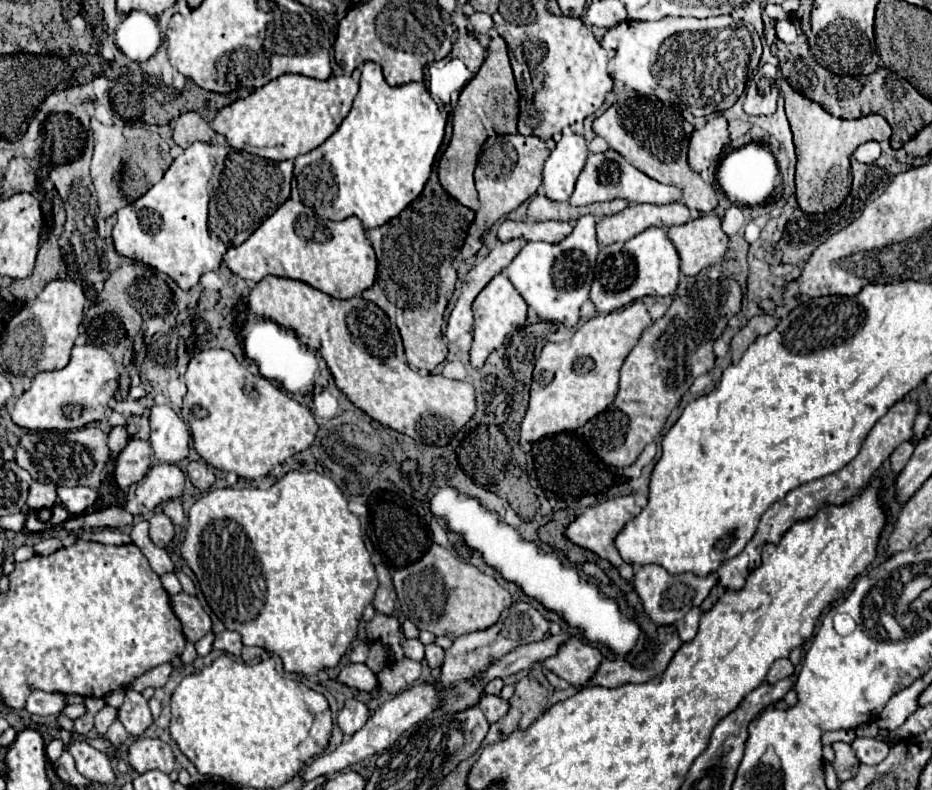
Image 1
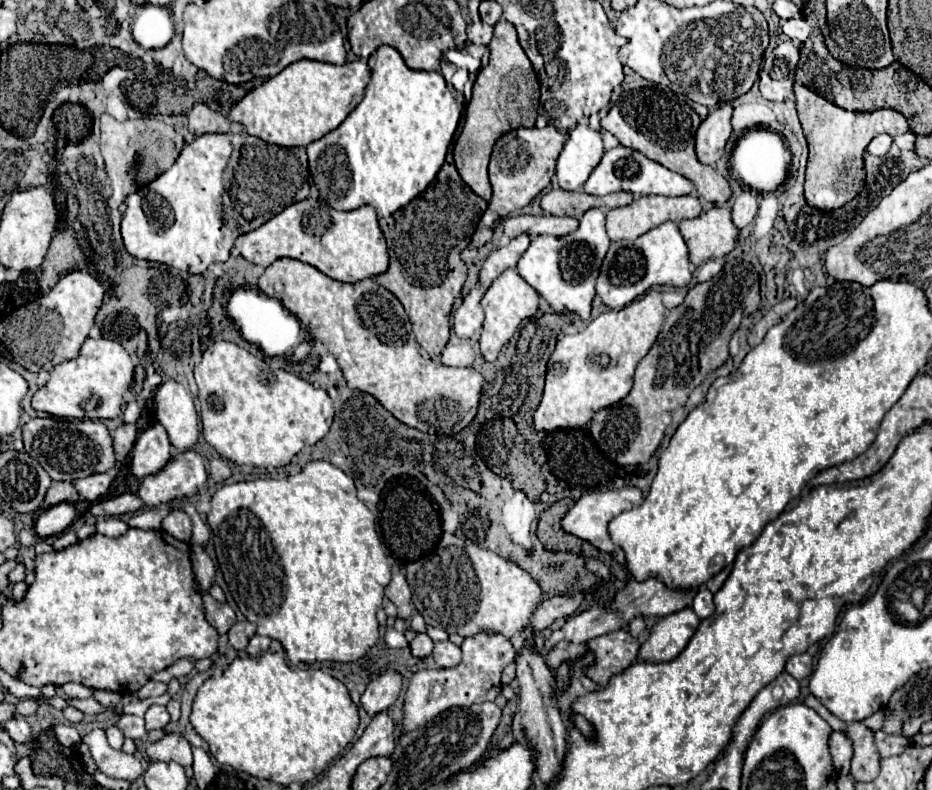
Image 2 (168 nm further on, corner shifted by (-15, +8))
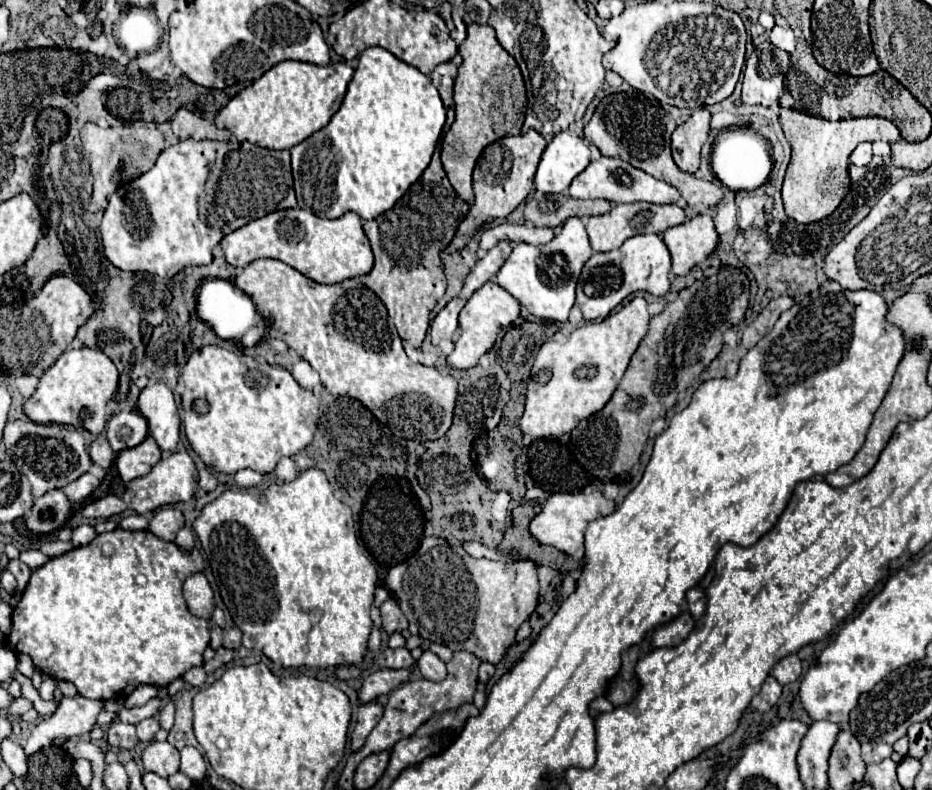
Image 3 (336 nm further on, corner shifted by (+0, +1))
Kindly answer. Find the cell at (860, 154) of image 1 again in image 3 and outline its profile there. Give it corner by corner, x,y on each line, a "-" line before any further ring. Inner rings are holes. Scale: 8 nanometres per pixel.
861,143
853,153
851,153
851,163
857,167
863,167
871,161
871,143

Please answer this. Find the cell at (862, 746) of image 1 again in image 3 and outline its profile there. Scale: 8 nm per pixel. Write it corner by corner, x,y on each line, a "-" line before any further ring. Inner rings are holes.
863,743
861,753
863,753
863,761
869,765
869,763
881,763
883,759
891,757
893,749
891,745
885,743

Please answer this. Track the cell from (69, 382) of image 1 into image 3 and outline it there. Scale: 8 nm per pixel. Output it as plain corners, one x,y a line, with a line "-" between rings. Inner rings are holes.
67,349
61,353
61,357
41,375
39,379
39,387
33,393
31,399
27,399
23,411
29,419
33,419
35,423
59,423
59,425
73,425
77,429
85,429
93,435
99,435
105,429
107,423
107,403
109,399
115,395
117,391
117,381
119,381
119,371
113,365
113,361
99,349

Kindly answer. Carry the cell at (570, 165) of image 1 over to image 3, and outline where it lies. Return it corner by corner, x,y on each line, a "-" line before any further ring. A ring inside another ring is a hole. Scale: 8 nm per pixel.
561,131
541,155
535,173
535,189
541,193
563,193
587,165
589,147
583,143
583,139

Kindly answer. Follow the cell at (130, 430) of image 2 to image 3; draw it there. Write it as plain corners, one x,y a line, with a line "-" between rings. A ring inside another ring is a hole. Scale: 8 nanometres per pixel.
101,435
101,437
97,437
97,439
89,445
89,457
91,457
91,461
93,461
95,465
99,465
99,467
103,467
103,469
109,469
111,463
113,463
113,459
115,459
115,453
111,451
109,441

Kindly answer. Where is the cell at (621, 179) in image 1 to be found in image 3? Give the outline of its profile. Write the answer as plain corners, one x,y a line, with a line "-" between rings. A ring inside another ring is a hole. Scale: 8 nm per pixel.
601,157
593,161
573,183
569,185
569,195
575,199
607,199
611,203
633,203
633,201
647,201
647,203
677,203
681,199
679,191
665,181
659,181
645,171
633,167
623,159

